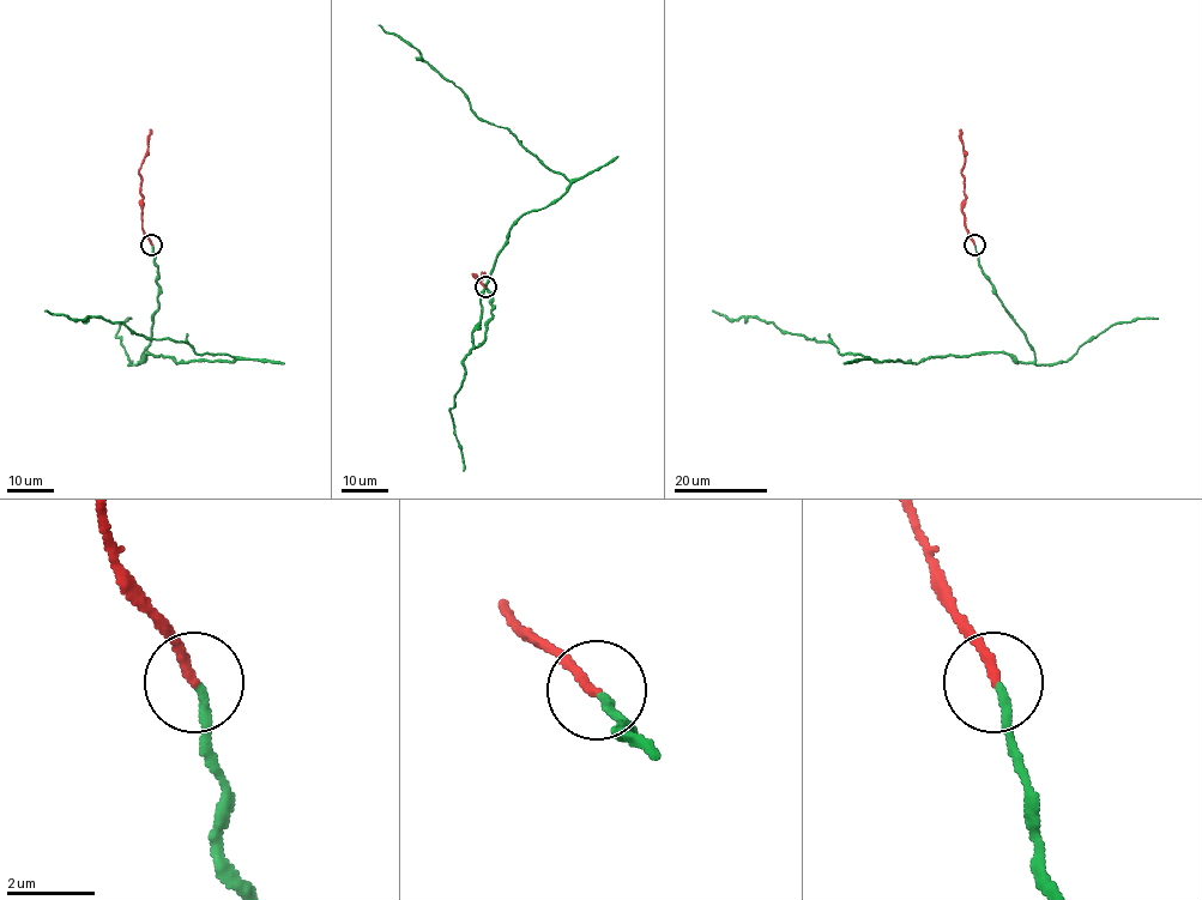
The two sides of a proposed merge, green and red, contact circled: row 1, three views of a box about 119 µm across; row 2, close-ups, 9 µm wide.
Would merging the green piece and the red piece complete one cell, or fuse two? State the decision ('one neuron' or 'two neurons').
one neuron

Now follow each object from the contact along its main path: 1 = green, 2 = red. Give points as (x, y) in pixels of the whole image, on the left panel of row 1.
1: (152, 243), (157, 309), (138, 362), (148, 352), (176, 362), (235, 360), (148, 339), (120, 321), (44, 310)
2: (152, 243), (143, 229), (139, 173), (152, 130)

